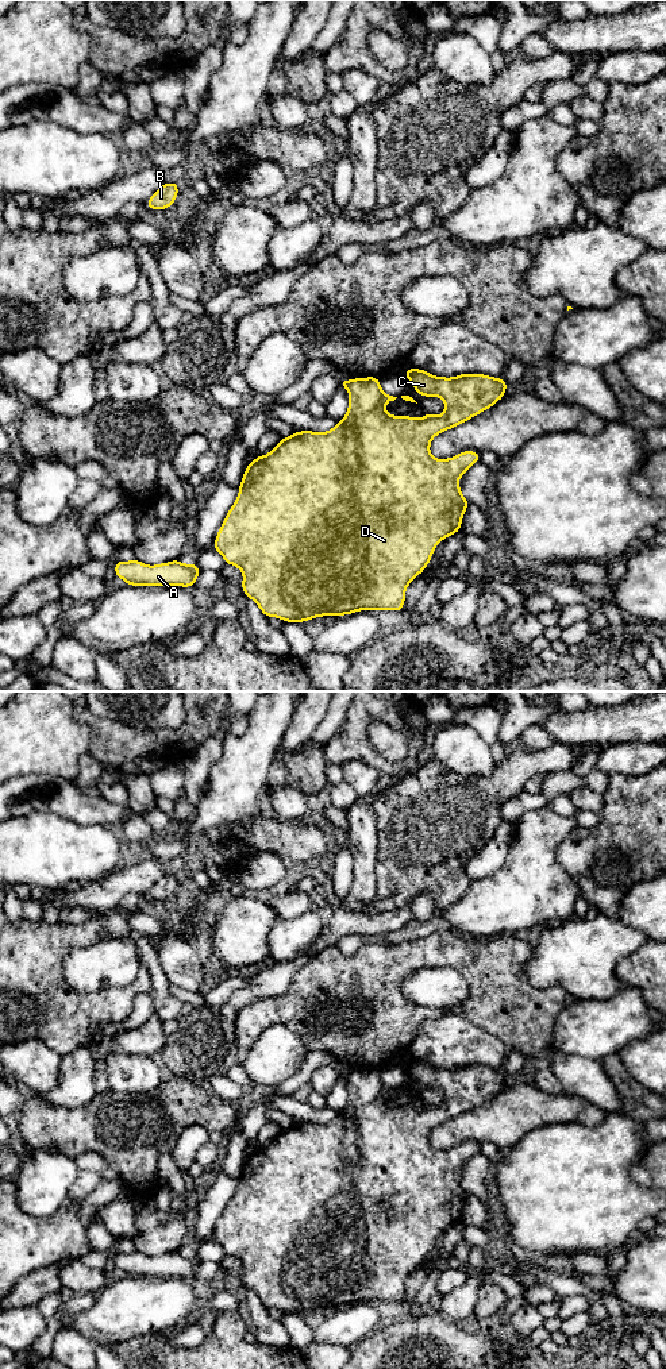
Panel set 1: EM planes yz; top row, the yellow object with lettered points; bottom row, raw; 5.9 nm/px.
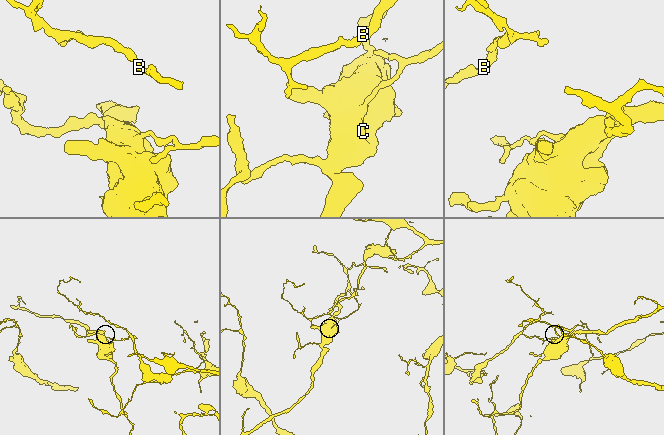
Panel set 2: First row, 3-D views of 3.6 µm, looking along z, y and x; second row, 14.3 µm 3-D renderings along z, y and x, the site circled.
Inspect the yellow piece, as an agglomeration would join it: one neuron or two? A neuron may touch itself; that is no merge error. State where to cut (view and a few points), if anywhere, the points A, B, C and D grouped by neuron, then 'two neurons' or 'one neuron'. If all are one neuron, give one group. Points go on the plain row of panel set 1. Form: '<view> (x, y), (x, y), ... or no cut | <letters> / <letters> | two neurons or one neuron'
yz (350, 1072), (347, 1080) | A C D / B | two neurons

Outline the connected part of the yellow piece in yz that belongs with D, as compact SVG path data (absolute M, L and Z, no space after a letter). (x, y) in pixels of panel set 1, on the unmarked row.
M408 1060L403 1065L420 1087L442 1090L444 1103L440 1107L424 1103L421 1110L389 1106L385 1096L397 1088L382 1083L380 1069L353 1069L347 1104L332 1121L323 1125L294 1123L281 1130L269 1145L255 1148L245 1160L239 1185L212 1238L223 1247L226 1256L242 1262L243 1284L267 1310L304 1314L359 1301L401 1303L408 1276L428 1257L435 1238L461 1222L470 1193L462 1187L458 1172L480 1153L480 1145L463 1142L449 1150L435 1150L430 1135L436 1126L492 1099L505 1087L509 1075L485 1065L446 1069L421 1060Z

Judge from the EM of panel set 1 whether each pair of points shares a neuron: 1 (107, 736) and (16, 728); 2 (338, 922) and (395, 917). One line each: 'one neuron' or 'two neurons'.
1: two neurons
2: one neuron

